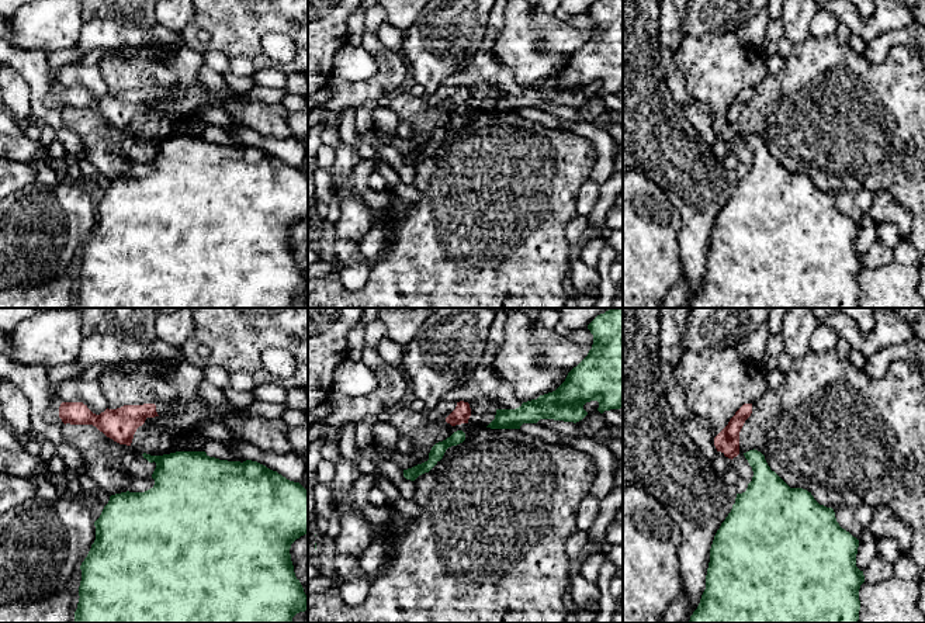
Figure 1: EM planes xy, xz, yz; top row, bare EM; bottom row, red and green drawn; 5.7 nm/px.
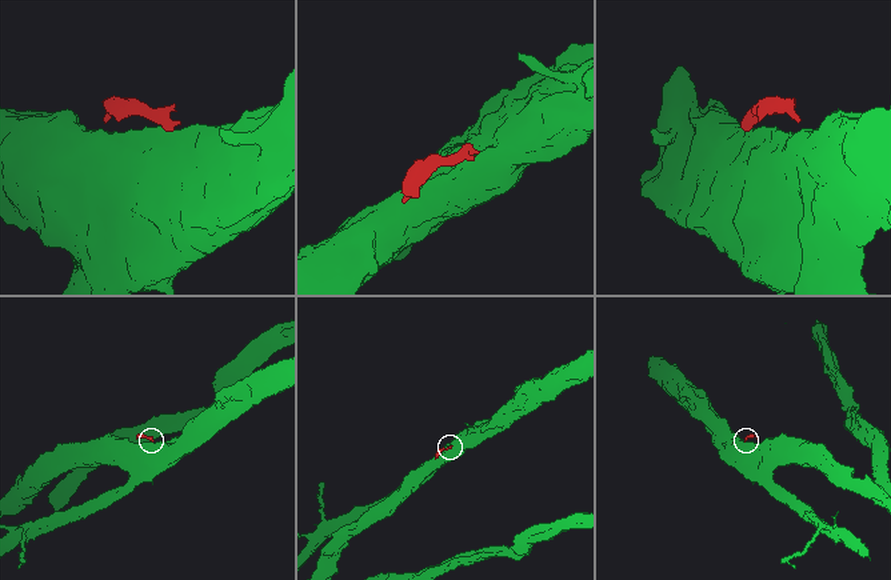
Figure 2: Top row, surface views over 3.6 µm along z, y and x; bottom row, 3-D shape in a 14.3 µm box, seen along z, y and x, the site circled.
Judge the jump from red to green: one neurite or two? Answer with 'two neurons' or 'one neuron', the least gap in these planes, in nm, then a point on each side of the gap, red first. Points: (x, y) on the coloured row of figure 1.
two neurons | 30 nm | yz (738, 453), (744, 453)

